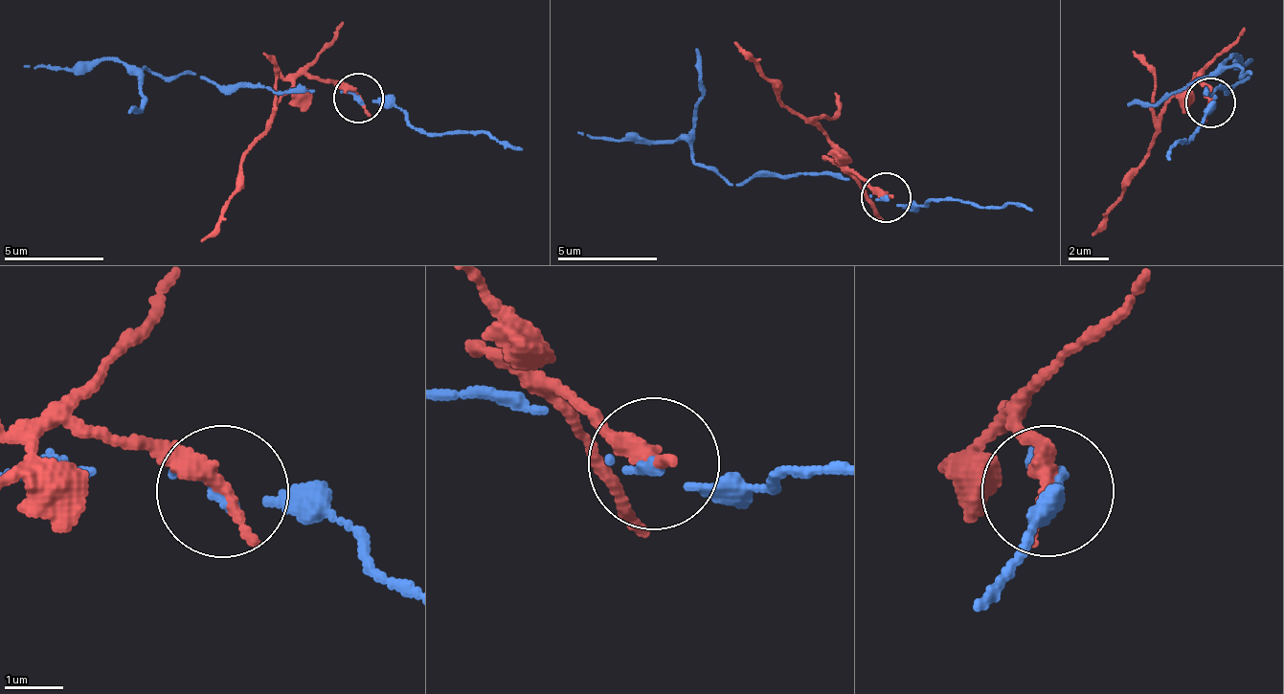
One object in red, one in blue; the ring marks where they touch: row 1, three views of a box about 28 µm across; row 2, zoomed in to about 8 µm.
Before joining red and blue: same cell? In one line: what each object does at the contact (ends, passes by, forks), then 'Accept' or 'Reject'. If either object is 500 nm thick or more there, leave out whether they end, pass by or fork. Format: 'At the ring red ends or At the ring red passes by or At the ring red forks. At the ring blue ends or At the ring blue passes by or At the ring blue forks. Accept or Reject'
At the ring red ends. At the ring blue ends. Reject

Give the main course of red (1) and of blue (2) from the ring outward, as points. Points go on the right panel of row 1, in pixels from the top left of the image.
1: (1212, 101), (1200, 79), (1185, 84), (1164, 108), (1161, 133), (1116, 206), (1093, 235)
2: (1212, 101), (1205, 94), (1235, 86), (1252, 75), (1225, 62), (1251, 58)

